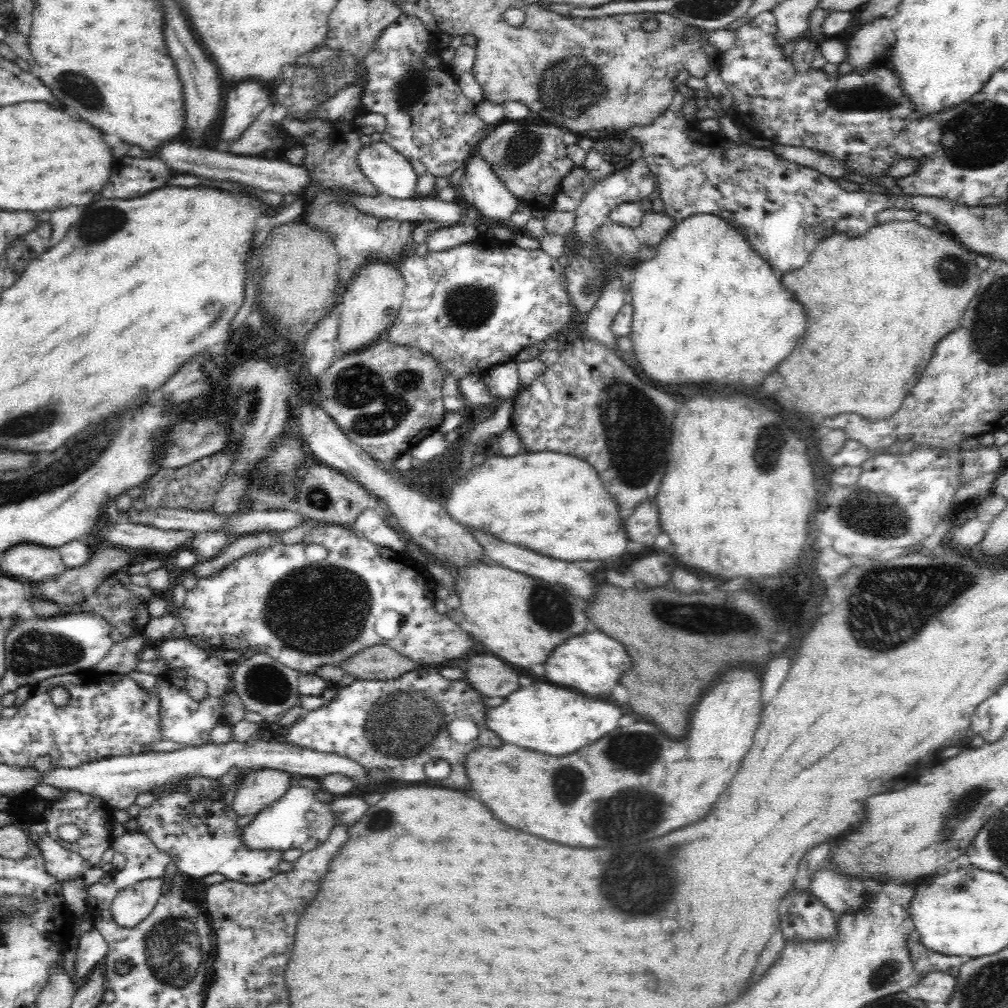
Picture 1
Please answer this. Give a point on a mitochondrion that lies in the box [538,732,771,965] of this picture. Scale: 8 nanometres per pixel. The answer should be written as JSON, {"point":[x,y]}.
{"point":[638,887]}

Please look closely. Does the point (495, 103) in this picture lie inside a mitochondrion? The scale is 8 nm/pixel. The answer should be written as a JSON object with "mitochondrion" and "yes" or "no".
{"mitochondrion":"no"}

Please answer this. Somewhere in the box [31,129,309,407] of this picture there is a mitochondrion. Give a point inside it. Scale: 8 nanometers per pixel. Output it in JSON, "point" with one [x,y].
{"point":[101,223]}

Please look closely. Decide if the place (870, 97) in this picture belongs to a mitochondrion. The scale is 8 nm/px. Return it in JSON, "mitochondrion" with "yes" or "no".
{"mitochondrion":"yes"}

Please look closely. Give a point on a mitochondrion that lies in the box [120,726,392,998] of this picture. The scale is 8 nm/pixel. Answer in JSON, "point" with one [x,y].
{"point":[172,948]}

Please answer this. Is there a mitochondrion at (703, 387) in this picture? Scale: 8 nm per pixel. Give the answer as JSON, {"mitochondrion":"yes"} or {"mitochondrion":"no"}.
{"mitochondrion":"no"}

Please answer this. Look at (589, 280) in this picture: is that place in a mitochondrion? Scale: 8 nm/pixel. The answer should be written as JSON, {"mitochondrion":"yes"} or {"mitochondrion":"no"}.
{"mitochondrion":"yes"}

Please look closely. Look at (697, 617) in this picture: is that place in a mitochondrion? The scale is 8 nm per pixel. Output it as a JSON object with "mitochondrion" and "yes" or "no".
{"mitochondrion":"yes"}

